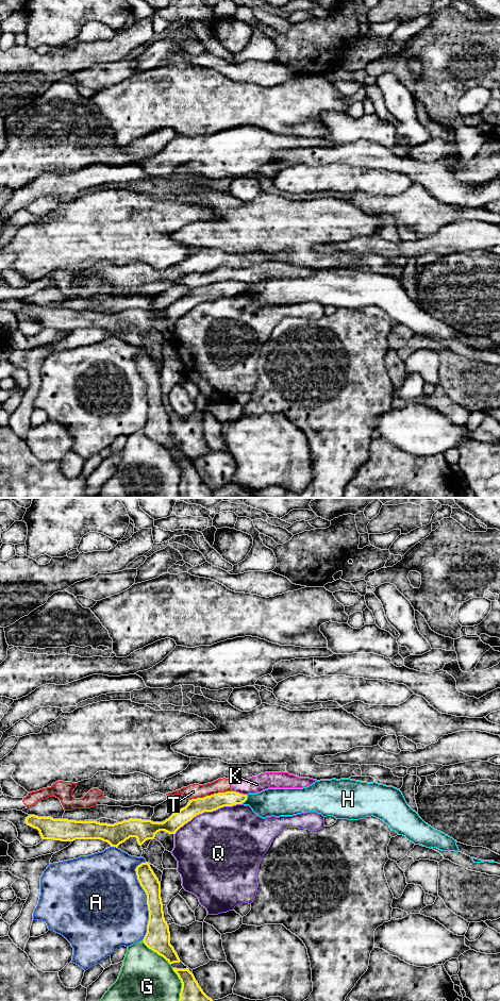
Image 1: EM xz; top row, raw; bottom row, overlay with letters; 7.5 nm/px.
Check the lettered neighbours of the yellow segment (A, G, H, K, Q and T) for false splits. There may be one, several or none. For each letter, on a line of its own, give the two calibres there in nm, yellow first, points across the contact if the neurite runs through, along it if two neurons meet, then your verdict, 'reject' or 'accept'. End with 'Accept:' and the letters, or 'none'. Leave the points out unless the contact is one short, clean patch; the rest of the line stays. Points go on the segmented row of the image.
A: calibres 170 and 480 nm; reject
G: calibres 150 and 360 nm; reject
H: calibres 120 and 220 nm; border xz (247, 795), (247, 798), (240, 803); reject
K: calibres 120 and 130 nm; border xz (231, 790), (246, 795); reject
Q: calibres 120 and 480 nm; reject
T: calibres 120 and 110 nm; border xz (230, 790), (214, 793), (189, 800); reject
Accept: none

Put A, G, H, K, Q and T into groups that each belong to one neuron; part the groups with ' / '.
A / G / H / K T / Q

